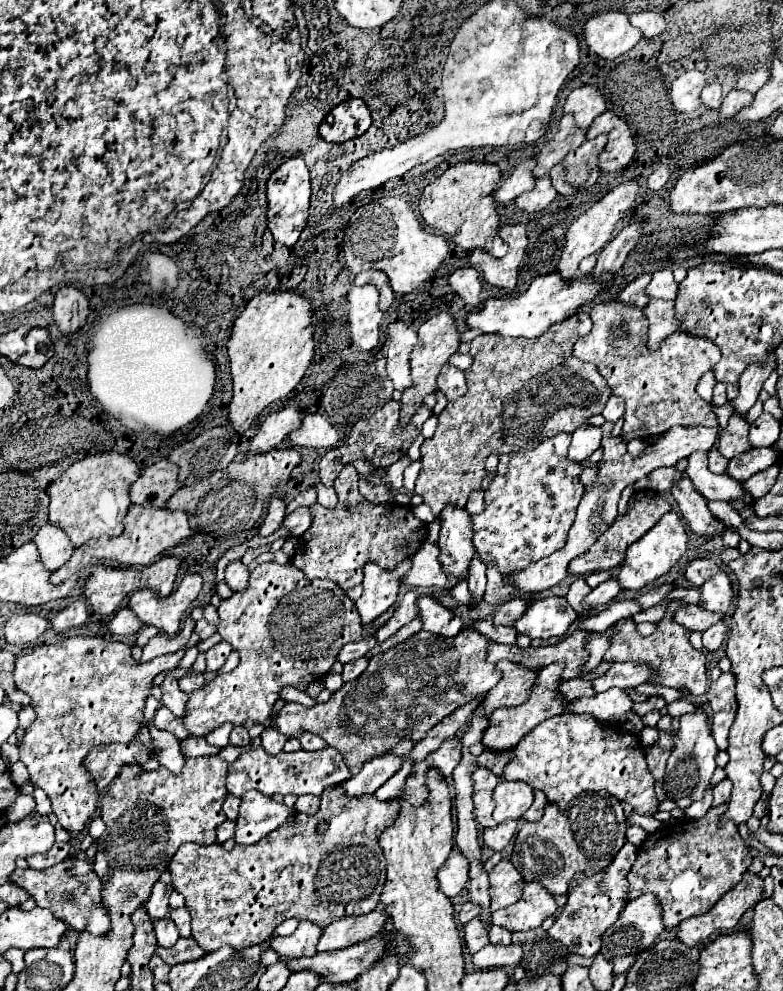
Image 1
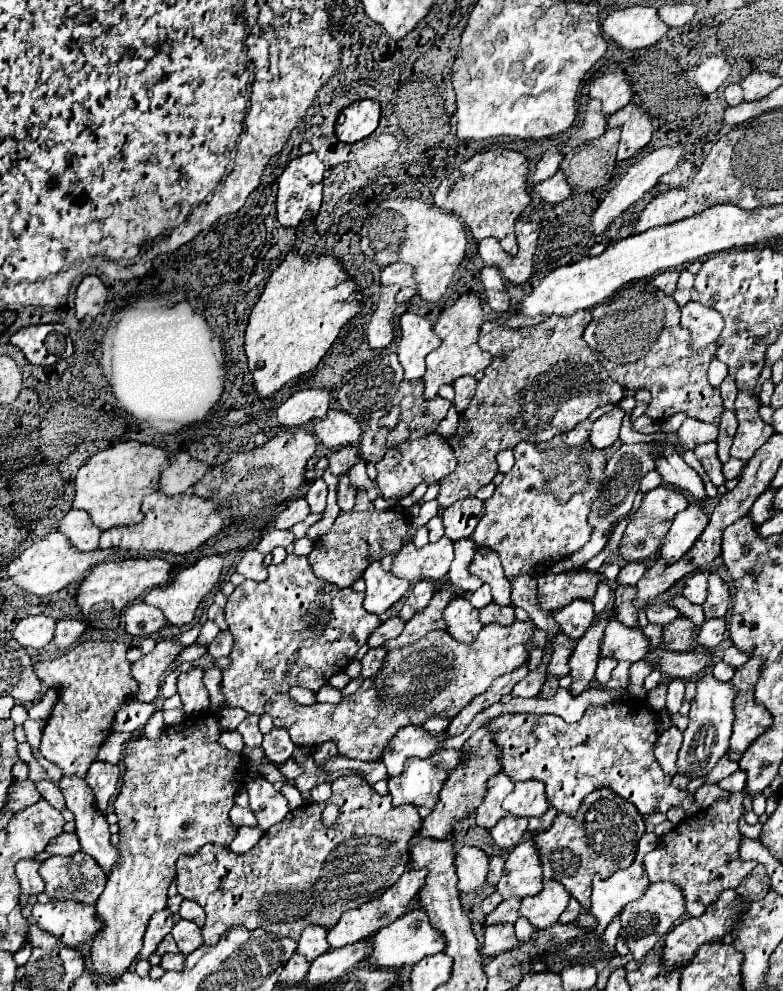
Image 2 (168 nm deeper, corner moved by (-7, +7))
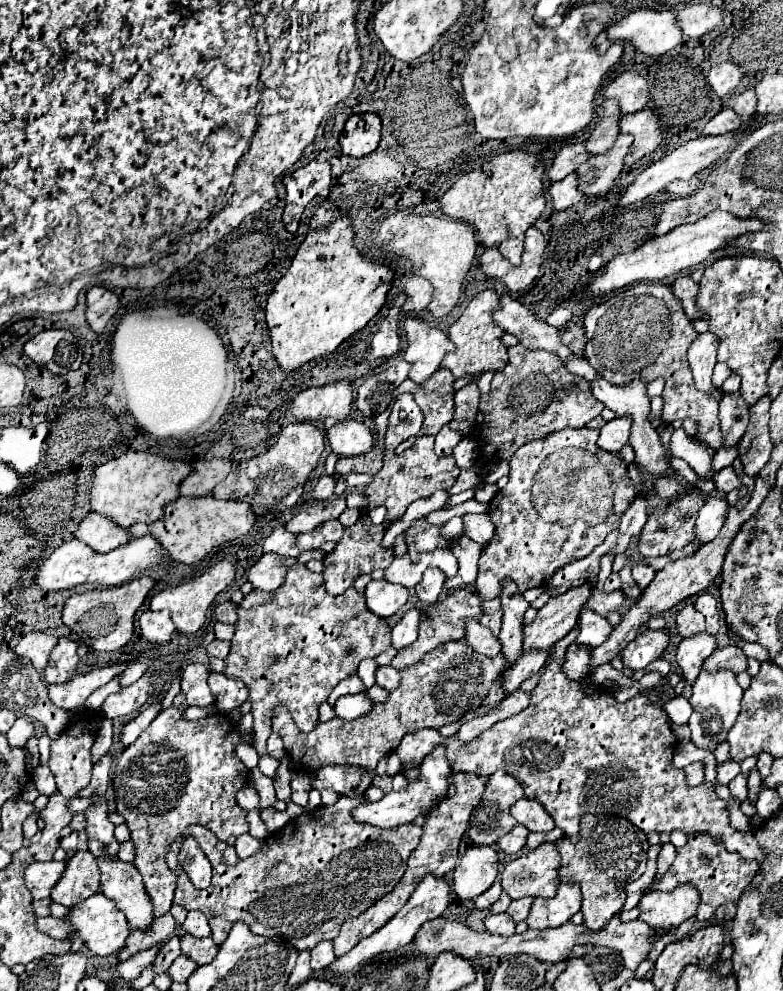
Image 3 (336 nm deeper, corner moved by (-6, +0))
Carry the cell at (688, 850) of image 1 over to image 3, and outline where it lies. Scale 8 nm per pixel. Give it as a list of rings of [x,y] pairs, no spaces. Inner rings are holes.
[[[691,834],[689,842],[683,848],[677,848],[677,858],[673,866],[655,884],[655,890],[673,890],[675,886],[691,882],[701,894],[697,920],[709,920],[721,904],[737,900],[757,872],[759,864],[755,860],[743,860],[737,852],[727,852],[725,846],[715,844],[709,834]]]

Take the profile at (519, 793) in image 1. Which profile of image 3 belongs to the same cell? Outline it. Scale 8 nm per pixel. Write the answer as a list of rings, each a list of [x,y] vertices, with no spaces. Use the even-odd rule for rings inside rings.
[[[521,798],[511,806],[513,818],[523,824],[529,832],[549,832],[555,828],[553,818],[545,812],[545,808],[531,798]]]

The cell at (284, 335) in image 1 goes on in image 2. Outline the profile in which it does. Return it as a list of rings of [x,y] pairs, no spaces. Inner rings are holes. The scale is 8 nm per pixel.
[[[290,251],[288,257],[282,261],[282,265],[270,275],[262,297],[258,299],[258,303],[250,313],[246,327],[244,351],[248,357],[248,369],[254,377],[258,397],[266,399],[272,393],[280,391],[288,381],[304,373],[310,373],[334,343],[340,327],[360,311],[360,299],[362,295],[358,293],[358,285],[352,279],[348,279],[342,265],[332,255],[304,259],[298,257],[296,251]]]

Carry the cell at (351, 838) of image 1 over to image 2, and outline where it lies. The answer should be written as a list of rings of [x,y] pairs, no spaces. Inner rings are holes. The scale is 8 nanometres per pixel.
[[[342,775],[342,777],[338,777],[336,781],[332,781],[332,797],[330,797],[326,803],[304,803],[304,805],[300,805],[298,809],[290,811],[280,823],[276,823],[276,827],[270,827],[268,831],[264,831],[264,835],[260,837],[260,841],[258,841],[248,853],[238,855],[238,853],[232,853],[230,847],[216,847],[216,845],[208,843],[208,845],[204,845],[204,847],[200,847],[200,849],[196,851],[196,855],[182,855],[182,857],[176,861],[178,893],[180,893],[184,899],[196,901],[198,905],[204,907],[204,911],[206,911],[206,923],[204,923],[204,927],[200,929],[202,939],[204,939],[204,945],[216,945],[216,943],[228,933],[228,929],[238,927],[238,925],[244,925],[244,927],[250,929],[250,931],[262,927],[264,931],[270,931],[270,933],[276,933],[276,935],[282,935],[282,937],[290,937],[290,939],[296,941],[296,939],[300,939],[304,927],[308,927],[308,925],[320,925],[320,927],[330,929],[330,927],[334,927],[334,925],[340,921],[340,917],[342,917],[344,911],[356,909],[356,907],[364,905],[366,901],[372,901],[372,899],[384,895],[384,893],[400,879],[400,875],[406,871],[406,865],[408,865],[408,841],[410,841],[410,837],[420,829],[420,825],[422,825],[422,819],[420,819],[420,815],[418,815],[418,807],[414,807],[414,805],[400,805],[400,807],[394,807],[390,795],[386,795],[386,797],[378,795],[372,787],[368,787],[366,783],[362,783],[362,779],[360,779],[358,775]],[[328,803],[336,803],[336,805],[340,807],[340,819],[338,819],[338,823],[336,823],[334,827],[324,827],[324,825],[322,825],[322,811],[324,811],[324,807],[326,807]]]

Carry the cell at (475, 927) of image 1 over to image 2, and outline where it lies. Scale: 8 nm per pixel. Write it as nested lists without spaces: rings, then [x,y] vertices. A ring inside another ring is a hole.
[[[520,899],[502,901],[492,913],[486,915],[486,927],[496,923],[514,923],[518,919],[518,907],[520,907]]]

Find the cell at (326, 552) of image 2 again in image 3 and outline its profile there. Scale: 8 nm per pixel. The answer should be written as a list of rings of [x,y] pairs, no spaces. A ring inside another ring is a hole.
[[[359,518],[357,524],[345,528],[343,538],[337,542],[335,550],[331,554],[325,556],[323,564],[325,564],[325,588],[331,596],[339,596],[343,594],[349,586],[353,586],[355,578],[361,574],[371,574],[377,568],[387,568],[393,562],[393,550],[385,550],[381,548],[381,538],[383,538],[385,528],[383,526],[375,526],[369,522],[369,518]]]

